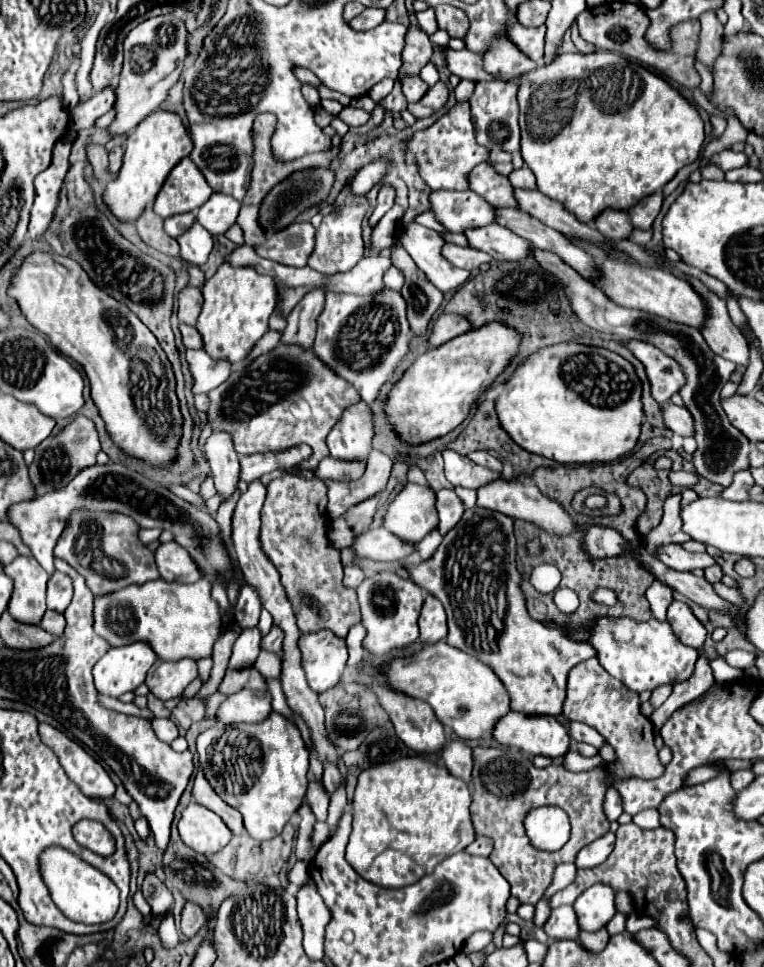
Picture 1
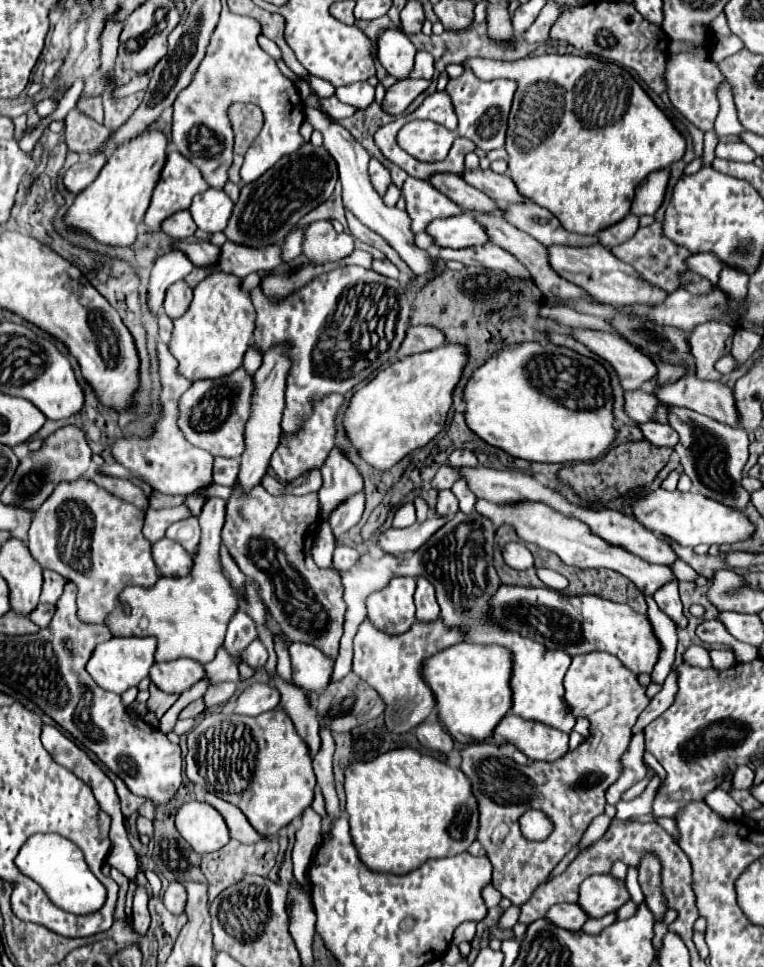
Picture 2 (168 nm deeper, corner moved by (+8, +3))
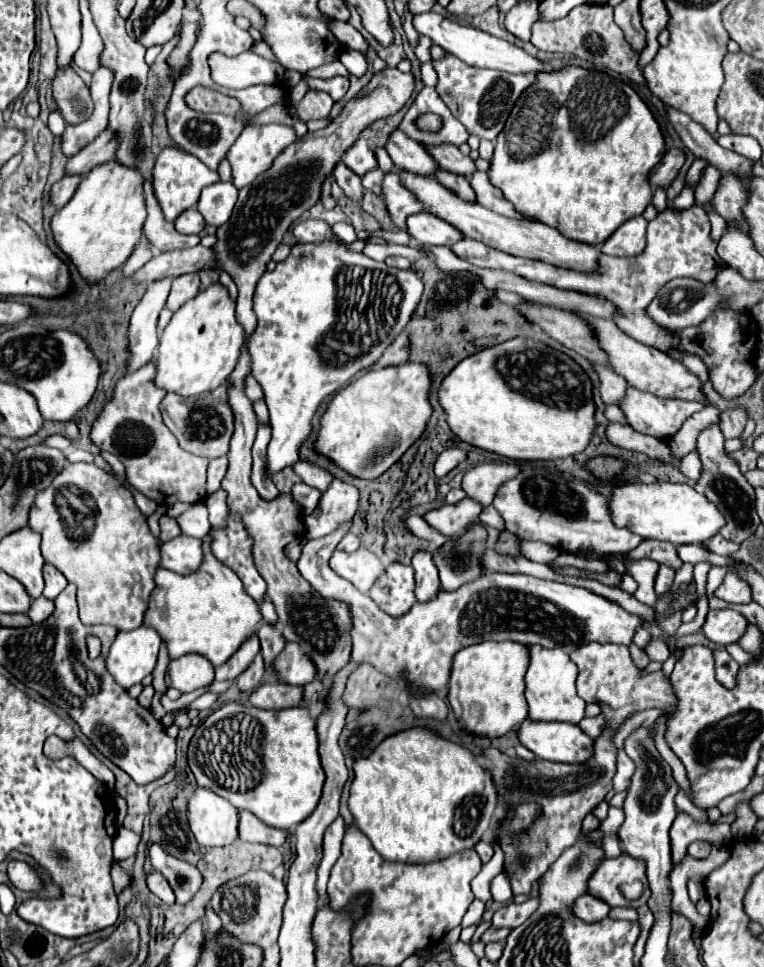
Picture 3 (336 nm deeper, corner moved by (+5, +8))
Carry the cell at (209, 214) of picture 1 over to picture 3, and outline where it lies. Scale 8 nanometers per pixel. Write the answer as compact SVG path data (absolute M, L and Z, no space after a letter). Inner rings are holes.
M219 181L219 183L207 185L201 191L197 209L205 217L207 225L221 227L223 223L229 221L235 201L237 201L237 187L233 187L233 183Z

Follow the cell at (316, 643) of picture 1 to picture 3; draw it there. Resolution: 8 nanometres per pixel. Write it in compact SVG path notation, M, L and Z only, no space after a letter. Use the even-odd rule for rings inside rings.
M297 643L285 645L285 649L275 659L275 671L279 675L279 681L297 687L305 687L317 677L317 669L313 667L313 661L297 647Z

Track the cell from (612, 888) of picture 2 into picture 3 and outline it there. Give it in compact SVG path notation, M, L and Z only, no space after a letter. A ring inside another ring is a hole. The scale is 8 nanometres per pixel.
M623 853L617 859L603 859L595 871L595 875L589 877L587 881L587 893L609 903L611 907L639 907L647 903L649 899L649 889L643 889L643 895L635 901L625 899L621 893L620 886L641 881L647 885L645 879L645 865L631 855Z

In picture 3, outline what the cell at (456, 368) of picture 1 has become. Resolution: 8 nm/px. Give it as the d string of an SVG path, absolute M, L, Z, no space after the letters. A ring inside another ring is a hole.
M425 363L365 371L331 399L321 419L317 451L355 477L377 479L425 433L433 413L429 391L431 371Z

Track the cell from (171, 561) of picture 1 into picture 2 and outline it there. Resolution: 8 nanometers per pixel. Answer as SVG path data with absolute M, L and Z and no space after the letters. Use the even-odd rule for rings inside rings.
M162 538L152 546L154 562L162 576L188 576L190 572L190 554L186 548L174 540Z

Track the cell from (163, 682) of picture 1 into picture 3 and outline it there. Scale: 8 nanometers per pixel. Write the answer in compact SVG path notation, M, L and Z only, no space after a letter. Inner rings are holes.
M195 653L173 659L167 667L167 673L169 673L169 685L179 689L181 693L189 693L193 689L205 687L215 677L213 665L205 657Z

